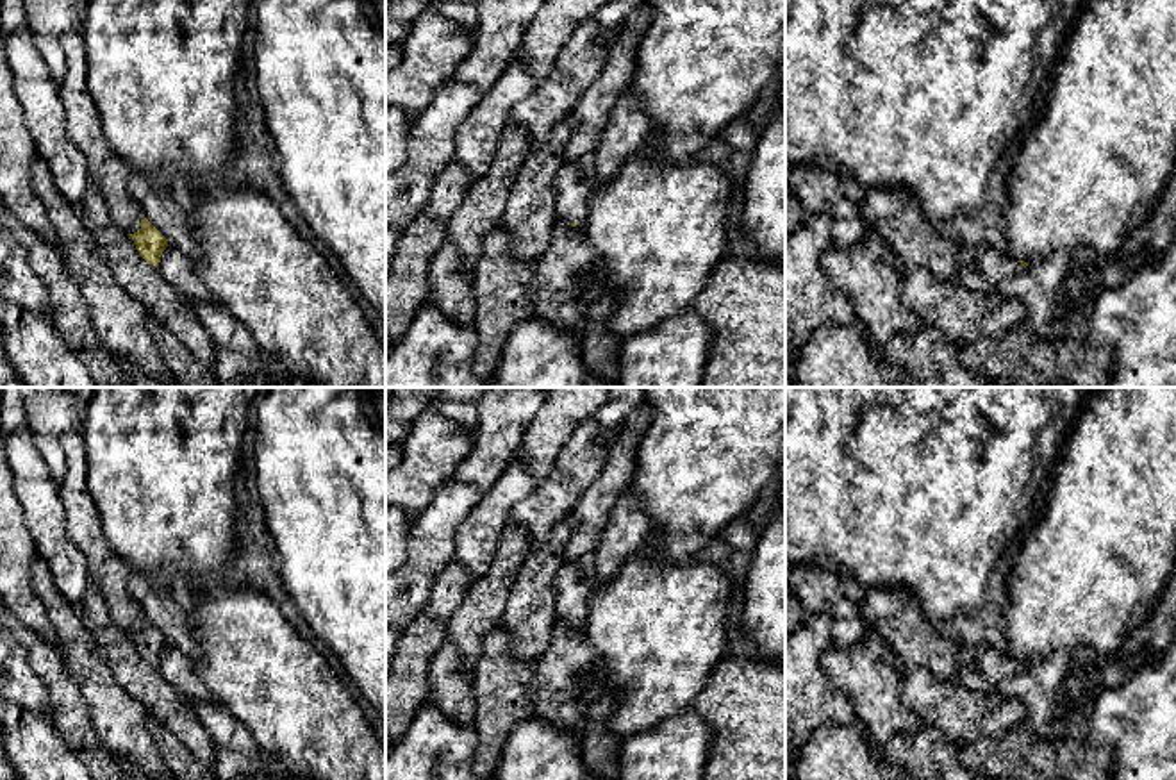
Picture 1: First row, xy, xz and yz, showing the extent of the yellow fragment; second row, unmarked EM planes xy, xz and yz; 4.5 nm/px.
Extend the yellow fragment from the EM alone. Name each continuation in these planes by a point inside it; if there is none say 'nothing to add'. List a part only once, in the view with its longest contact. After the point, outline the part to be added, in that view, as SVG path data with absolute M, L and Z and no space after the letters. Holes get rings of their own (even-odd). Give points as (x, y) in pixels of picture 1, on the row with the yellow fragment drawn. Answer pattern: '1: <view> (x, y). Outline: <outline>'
1: xy (177, 268). Outline: M170 243L161 255L157 271L189 300L216 300L196 273L193 261Z

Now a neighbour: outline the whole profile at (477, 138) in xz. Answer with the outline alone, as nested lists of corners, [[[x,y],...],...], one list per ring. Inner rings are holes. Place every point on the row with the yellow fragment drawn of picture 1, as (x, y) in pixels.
[[[516,55],[498,82],[459,125],[453,161],[464,164],[475,178],[482,177],[510,123],[512,107],[535,91],[537,84],[539,80],[526,68],[526,59]]]

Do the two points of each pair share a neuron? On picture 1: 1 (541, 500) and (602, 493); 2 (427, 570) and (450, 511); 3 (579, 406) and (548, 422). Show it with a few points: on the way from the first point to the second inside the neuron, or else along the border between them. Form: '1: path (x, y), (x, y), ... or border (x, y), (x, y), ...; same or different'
1: border (605, 459), (600, 473), (571, 511); different
2: path (429, 555), (436, 525); same
3: path (571, 406), (555, 418); same

